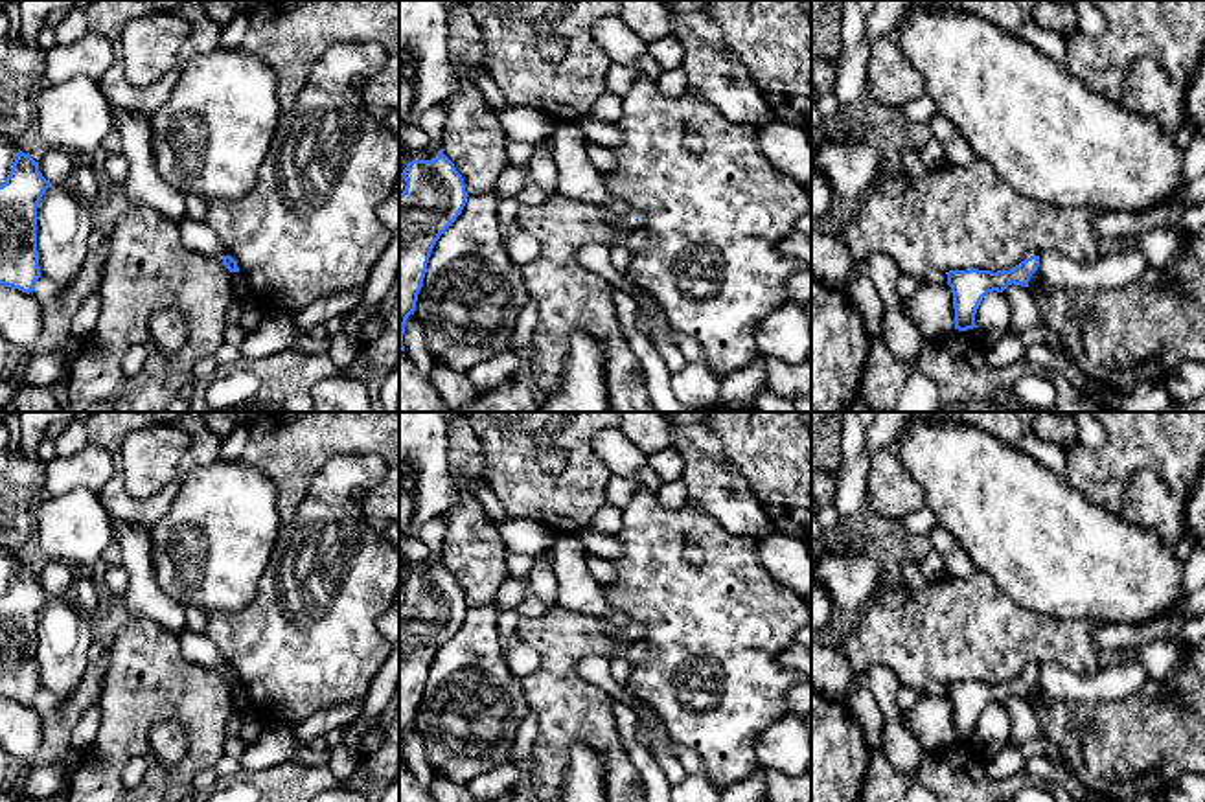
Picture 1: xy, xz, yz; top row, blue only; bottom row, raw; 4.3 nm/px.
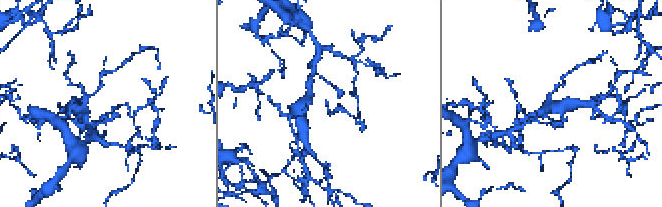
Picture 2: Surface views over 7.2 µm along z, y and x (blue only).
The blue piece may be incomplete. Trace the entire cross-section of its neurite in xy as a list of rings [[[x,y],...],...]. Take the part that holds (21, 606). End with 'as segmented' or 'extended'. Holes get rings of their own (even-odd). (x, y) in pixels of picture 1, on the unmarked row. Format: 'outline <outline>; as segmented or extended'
outline [[[18,561],[0,598],[0,697],[29,706],[40,690],[37,620],[48,600],[39,574]]]; as segmented

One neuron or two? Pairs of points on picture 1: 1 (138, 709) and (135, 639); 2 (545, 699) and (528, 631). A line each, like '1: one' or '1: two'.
1: one
2: one

